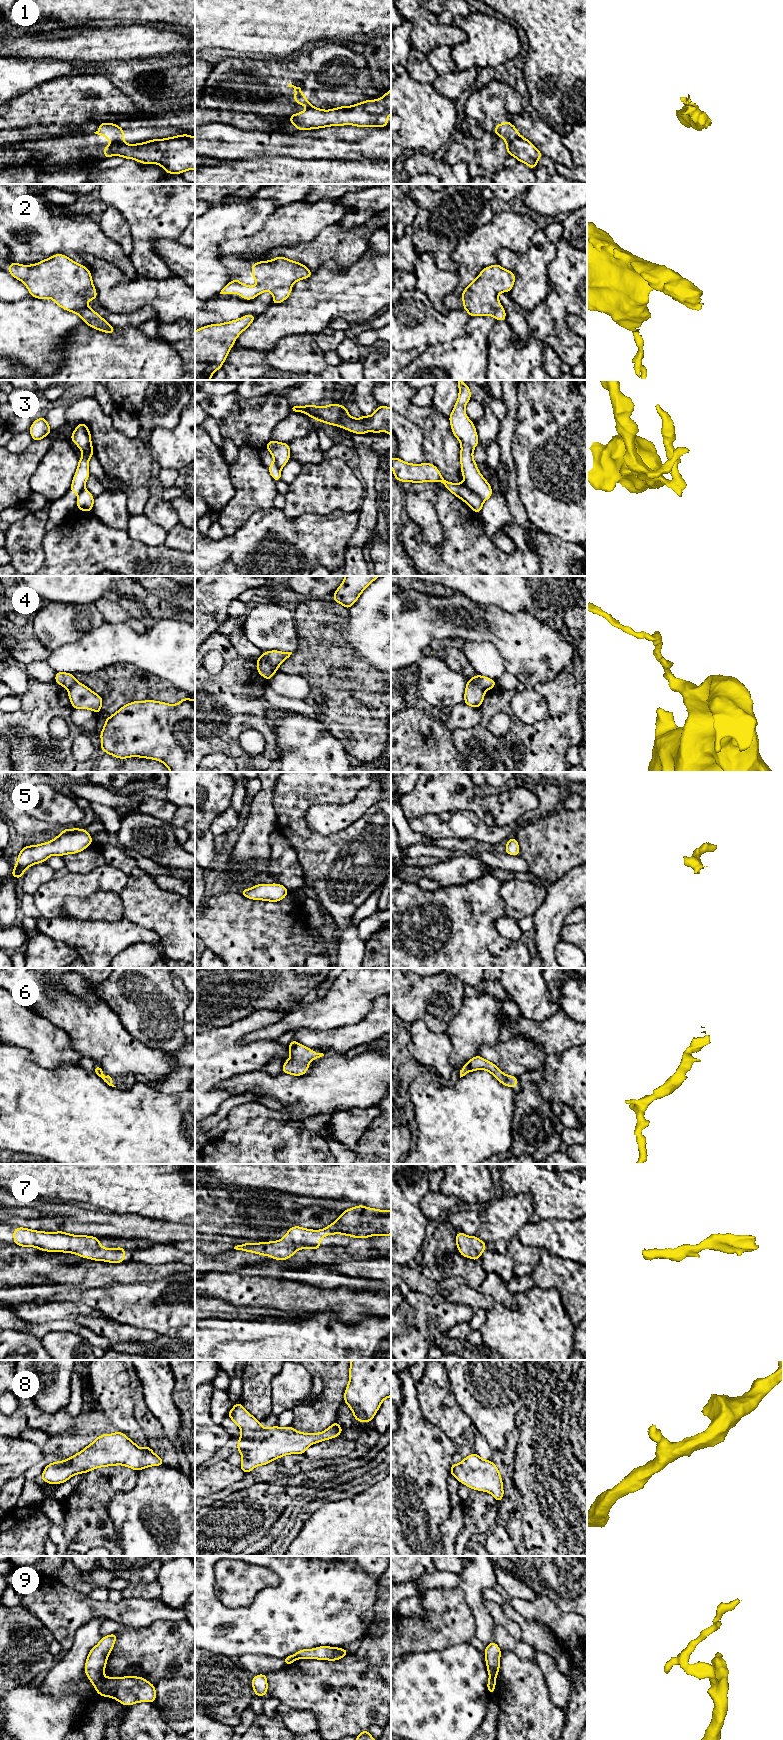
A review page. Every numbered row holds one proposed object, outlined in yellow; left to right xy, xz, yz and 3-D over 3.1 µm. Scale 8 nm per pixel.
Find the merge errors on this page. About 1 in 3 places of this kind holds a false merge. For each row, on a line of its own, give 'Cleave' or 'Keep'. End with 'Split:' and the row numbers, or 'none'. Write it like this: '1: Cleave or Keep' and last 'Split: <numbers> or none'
1: Cleave
2: Keep
3: Cleave
4: Cleave
5: Keep
6: Keep
7: Keep
8: Keep
9: Cleave
Split: 1, 3, 4, 9

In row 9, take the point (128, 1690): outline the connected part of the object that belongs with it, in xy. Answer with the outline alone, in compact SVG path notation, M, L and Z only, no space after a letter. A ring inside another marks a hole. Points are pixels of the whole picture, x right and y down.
M103 1677L94 1688L98 1695L114 1698L124 1706L156 1701L155 1686L143 1677Z

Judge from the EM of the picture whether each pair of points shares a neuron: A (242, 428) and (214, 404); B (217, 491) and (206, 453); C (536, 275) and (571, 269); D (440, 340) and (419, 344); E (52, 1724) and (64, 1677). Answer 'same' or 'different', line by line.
A: same
B: same
C: different
D: same
E: different

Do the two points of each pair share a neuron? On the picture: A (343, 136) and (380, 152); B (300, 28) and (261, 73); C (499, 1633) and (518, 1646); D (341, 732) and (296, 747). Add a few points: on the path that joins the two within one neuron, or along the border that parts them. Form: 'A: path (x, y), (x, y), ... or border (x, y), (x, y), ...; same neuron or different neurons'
A: path (352, 139), (356, 139), (361, 143), (371, 143); same neuron
B: border (251, 57), (280, 59), (282, 61); different neurons
C: path (504, 1638), (513, 1645); same neuron
D: border (323, 725), (339, 741), (347, 753); different neurons

